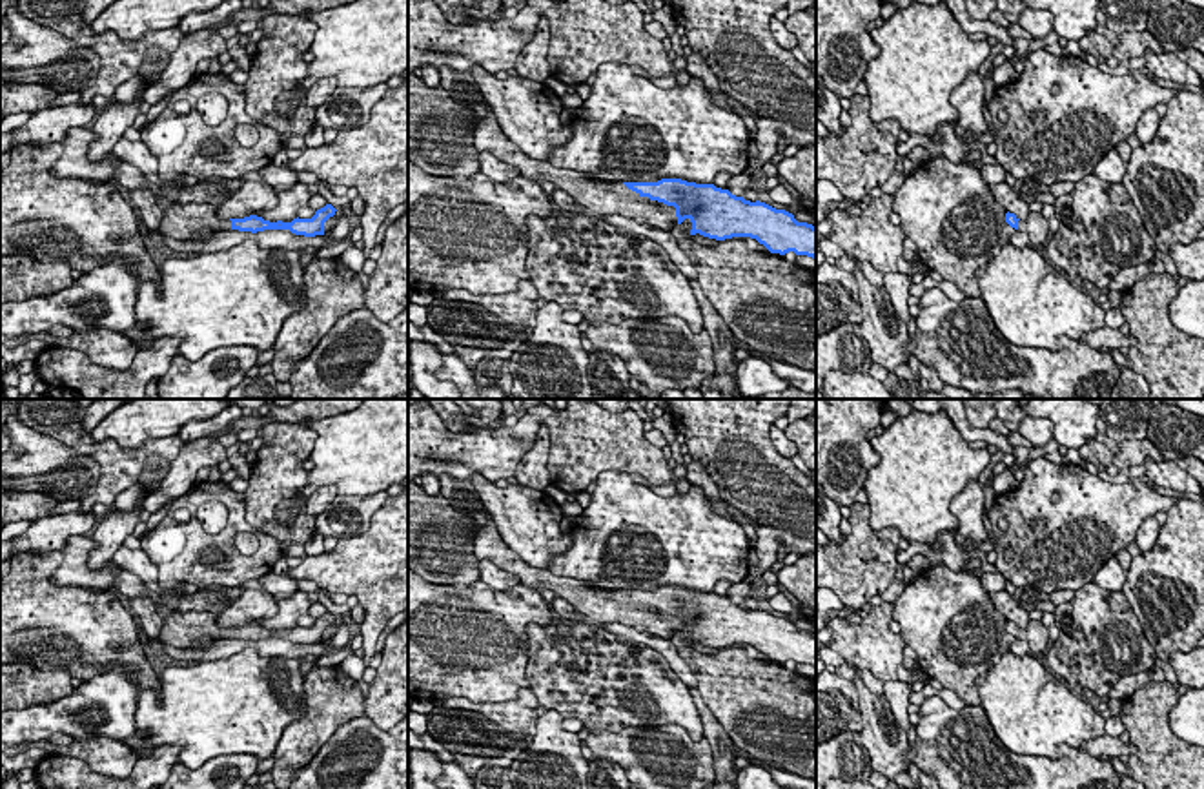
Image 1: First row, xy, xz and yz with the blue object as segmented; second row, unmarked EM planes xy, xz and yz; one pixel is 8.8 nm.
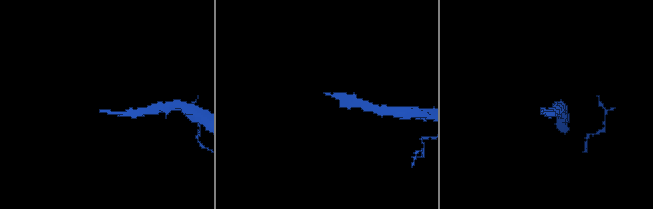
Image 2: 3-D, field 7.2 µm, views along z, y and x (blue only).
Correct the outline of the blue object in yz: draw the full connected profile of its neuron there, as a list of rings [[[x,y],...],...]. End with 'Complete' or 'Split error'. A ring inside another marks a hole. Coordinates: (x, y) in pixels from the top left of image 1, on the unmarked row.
[[[1007,620],[1005,630],[1015,638],[1024,640],[1033,656],[1044,656],[1051,647],[1047,629],[1042,625],[1042,621],[1029,620],[1029,625],[1020,629],[1015,621]]]. Split error

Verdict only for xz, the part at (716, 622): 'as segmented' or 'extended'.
extended

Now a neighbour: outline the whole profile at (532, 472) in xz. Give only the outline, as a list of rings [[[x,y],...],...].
[[[541,425],[536,445],[523,456],[523,459],[515,466],[514,477],[521,487],[545,490],[552,483],[546,466],[548,452],[550,452],[548,428]]]

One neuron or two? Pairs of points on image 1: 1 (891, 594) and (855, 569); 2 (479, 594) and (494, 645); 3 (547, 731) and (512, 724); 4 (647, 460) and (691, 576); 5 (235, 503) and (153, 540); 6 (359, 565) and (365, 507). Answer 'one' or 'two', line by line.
1: two
2: one
3: two
4: two
5: one
6: two

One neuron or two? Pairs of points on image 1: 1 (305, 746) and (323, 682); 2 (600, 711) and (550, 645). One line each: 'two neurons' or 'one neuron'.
1: one neuron
2: one neuron

